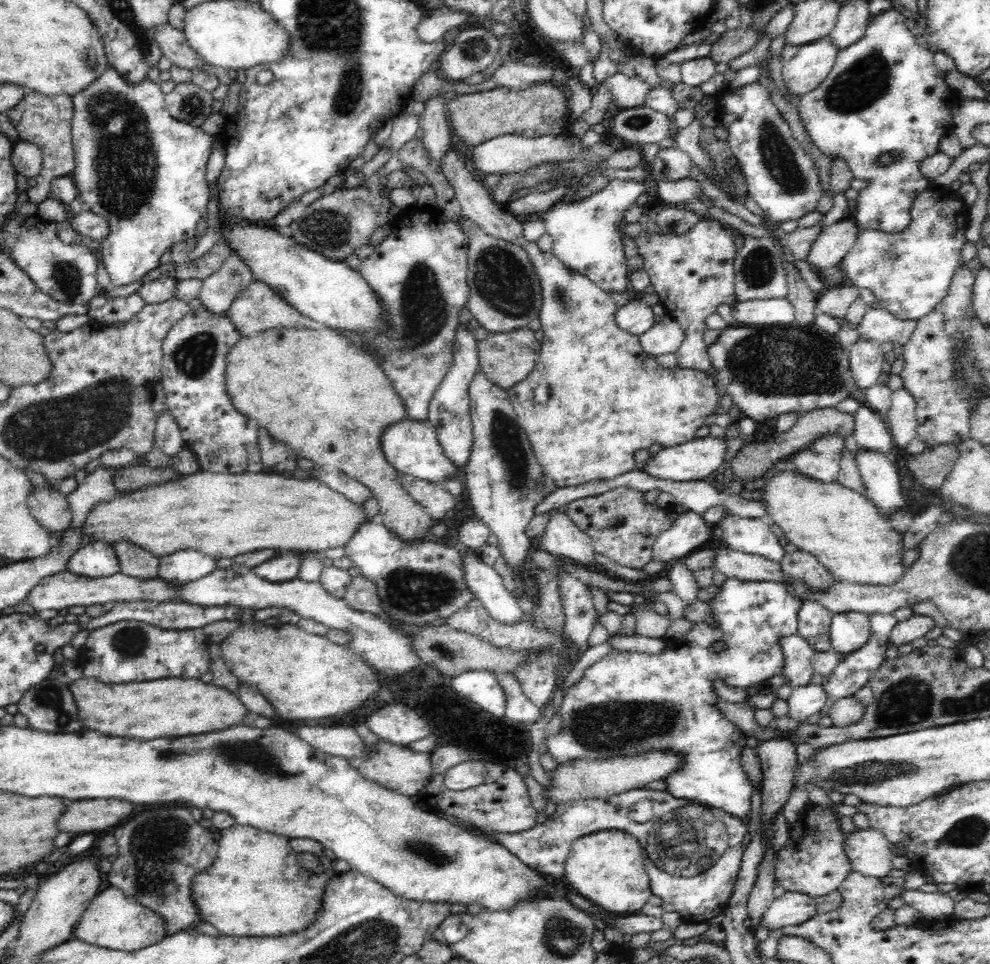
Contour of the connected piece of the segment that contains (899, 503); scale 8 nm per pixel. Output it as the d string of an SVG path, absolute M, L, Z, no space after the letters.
M860 447L855 459L866 487L864 496L878 509L882 509L882 514L887 518L904 506L906 498L903 496L898 468L886 456L886 453Z

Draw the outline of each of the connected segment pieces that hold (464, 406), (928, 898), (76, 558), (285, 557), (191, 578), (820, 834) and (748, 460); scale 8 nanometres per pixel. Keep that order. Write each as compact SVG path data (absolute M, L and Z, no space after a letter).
M458 324L456 340L454 340L453 346L452 366L448 369L444 380L442 380L442 383L431 398L426 420L434 426L436 437L440 441L440 445L442 445L442 450L446 453L446 457L450 458L450 461L460 468L463 468L468 462L472 440L474 440L472 419L470 418L469 387L474 379L474 374L480 369L478 341L468 329Z
M902 888L898 899L918 910L925 920L932 921L942 921L951 916L957 903L947 893L923 892L918 889Z
M92 541L72 554L67 571L80 577L110 577L119 572L119 560L111 544Z
M282 551L258 566L253 566L259 578L267 582L287 582L298 578L302 555L295 551Z
M184 549L178 550L178 552L166 555L159 559L159 578L162 578L165 582L174 583L175 586L188 586L190 582L196 582L205 578L207 574L210 574L217 567L217 559L206 556L204 553L192 550Z
M810 801L804 805L790 826L786 846L775 856L775 884L786 891L798 891L814 898L838 891L852 870L844 852L844 832L838 823L840 817L836 810L832 810L832 804L828 808Z
M835 408L814 409L799 416L794 425L786 432L776 434L770 440L758 440L756 442L745 441L745 444L732 458L730 466L733 473L741 480L742 486L748 481L754 481L763 476L779 458L790 458L798 451L804 450L807 446L821 437L823 434L835 434L842 438L853 434L853 416L850 413L838 411Z

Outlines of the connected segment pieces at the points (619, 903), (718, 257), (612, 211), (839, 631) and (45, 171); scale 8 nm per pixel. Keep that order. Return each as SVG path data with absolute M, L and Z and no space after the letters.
M601 830L592 834L587 834L582 838L577 838L571 844L570 850L567 854L565 863L565 874L563 875L568 887L584 896L594 905L608 910L608 912L616 912L620 914L634 914L640 912L642 906L646 904L648 898L652 896L652 889L650 886L650 877L646 867L647 856L645 849L642 848L640 841L632 834L628 834L622 830Z
M702 218L698 221L686 235L668 235L664 232L654 232L648 234L646 229L634 239L636 251L643 257L643 268L650 275L650 280L656 294L659 296L659 302L663 304L662 313L668 314L672 319L682 325L684 328L684 340L680 344L680 348L676 350L678 357L678 367L694 368L706 373L710 373L711 378L715 380L715 386L718 388L718 376L716 376L714 368L704 343L704 332L708 329L705 320L710 314L716 312L716 308L720 304L734 305L738 300L734 292L735 274L734 274L734 258L738 253L738 248L734 244L734 237L737 232L713 218Z
M612 180L604 189L595 192L591 196L577 201L565 202L558 199L540 218L545 223L547 234L554 240L552 253L562 261L564 266L570 270L587 276L596 286L601 287L607 293L624 292L628 290L628 276L631 268L626 263L626 254L624 252L624 212L636 204L639 196L646 192L644 182L634 182L634 180Z
M862 612L835 614L831 621L832 651L845 655L860 650L870 639L871 623Z
M34 90L27 91L25 98L8 111L12 125L16 127L20 140L33 143L41 150L43 168L36 177L37 184L28 188L27 196L32 204L39 204L47 198L49 185L59 177L70 176L76 167L74 146L71 140L71 124L74 112L73 98L68 94L46 96Z

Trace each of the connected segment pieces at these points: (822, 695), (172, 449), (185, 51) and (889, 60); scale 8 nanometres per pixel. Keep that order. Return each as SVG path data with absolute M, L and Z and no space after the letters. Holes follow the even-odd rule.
M809 684L792 689L787 700L788 716L804 723L808 717L820 713L828 702L828 693L822 684Z
M168 408L162 414L156 414L154 434L156 448L160 448L166 456L183 453L185 446L182 431Z
M172 25L158 26L154 37L156 43L160 45L163 56L166 56L173 65L198 72L200 66L204 64L205 60L194 52L192 45L188 45L188 41L182 36L182 31Z
M892 9L890 11L884 11L879 15L872 14L864 36L859 39L858 42L844 48L844 50L839 50L834 66L830 71L830 74L824 79L824 82L821 82L817 87L814 87L814 90L801 96L798 111L800 117L802 117L804 127L814 142L814 145L832 160L835 156L844 157L854 179L870 181L866 188L859 190L859 197L857 198L857 204L855 206L856 214L854 214L854 220L856 220L856 223L858 223L858 226L861 229L882 230L889 234L893 234L894 232L902 232L902 230L910 224L910 208L912 208L913 202L921 192L929 189L929 180L922 175L922 172L920 171L920 162L939 152L940 142L948 136L948 133L953 129L953 111L959 106L959 103L962 100L958 93L956 93L956 90L948 87L948 84L944 80L946 80L945 73L934 65L934 54L930 53L924 46L918 45L916 36L906 27L906 25L904 25L904 16L902 13ZM883 153L898 156L897 159L894 159L888 166L878 166L877 163L879 159L877 158Z

